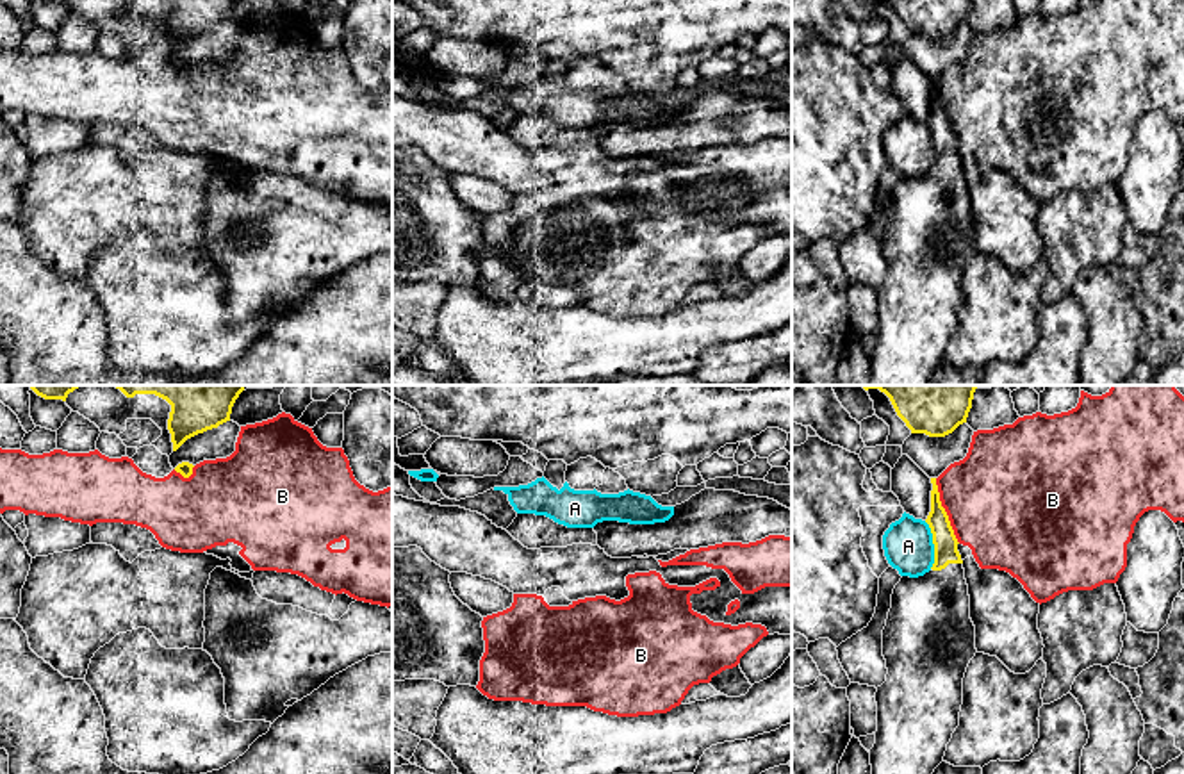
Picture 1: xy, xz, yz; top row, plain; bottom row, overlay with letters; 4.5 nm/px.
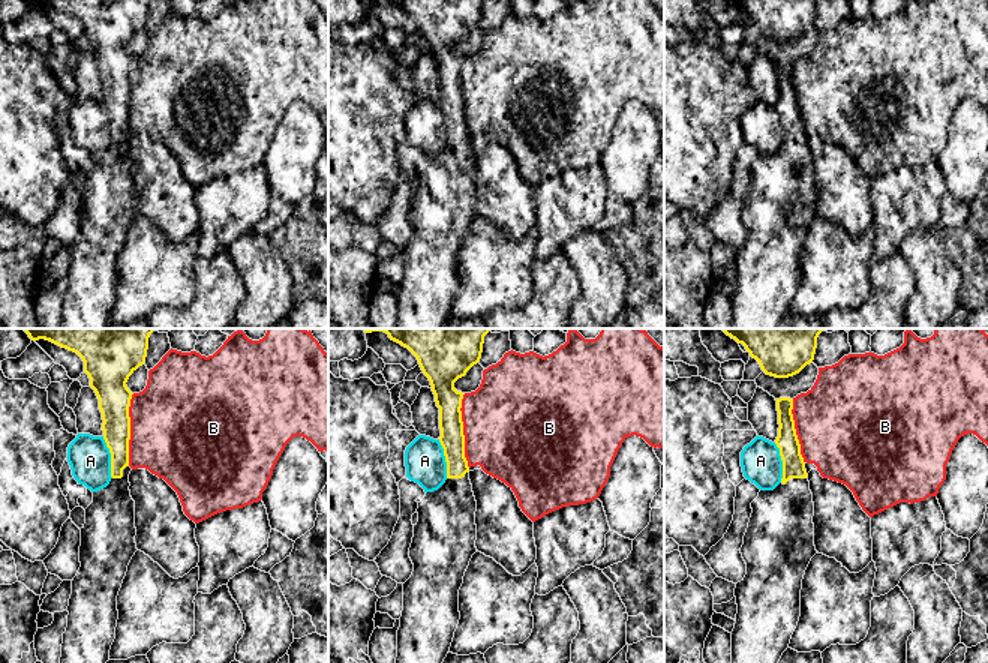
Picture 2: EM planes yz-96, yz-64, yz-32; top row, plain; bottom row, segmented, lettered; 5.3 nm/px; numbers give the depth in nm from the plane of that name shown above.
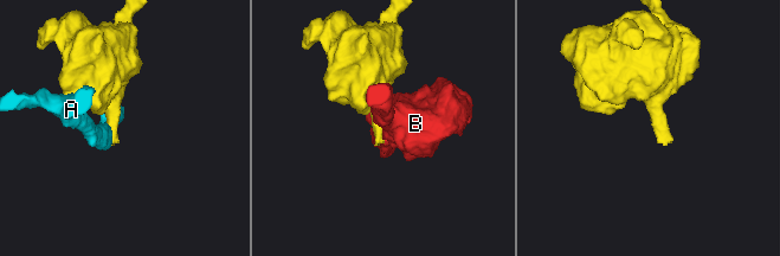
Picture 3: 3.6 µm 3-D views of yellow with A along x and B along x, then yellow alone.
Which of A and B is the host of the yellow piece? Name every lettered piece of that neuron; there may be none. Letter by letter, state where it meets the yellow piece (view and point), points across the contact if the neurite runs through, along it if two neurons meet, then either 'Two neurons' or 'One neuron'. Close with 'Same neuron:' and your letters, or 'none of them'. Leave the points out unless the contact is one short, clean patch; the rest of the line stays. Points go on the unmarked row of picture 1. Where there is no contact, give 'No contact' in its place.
A: Touches yellow at yz (933, 143). Boundary: yz (924, 122), (931, 132), (931, 168). Two neurons
B: Touches yellow at yz (944, 111). Boundary: yz (935, 79), (940, 106), (960, 143). Two neurons
Same neuron: none of them

